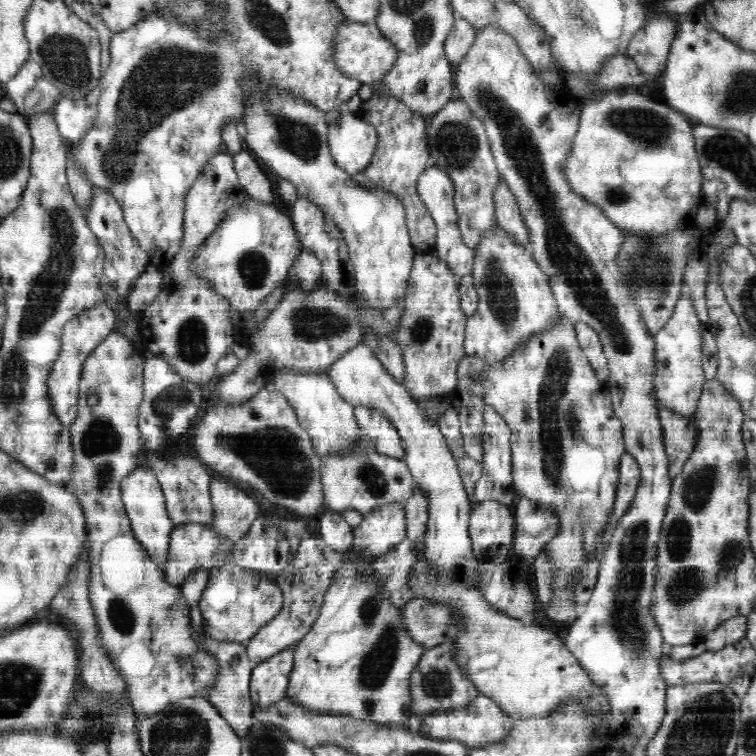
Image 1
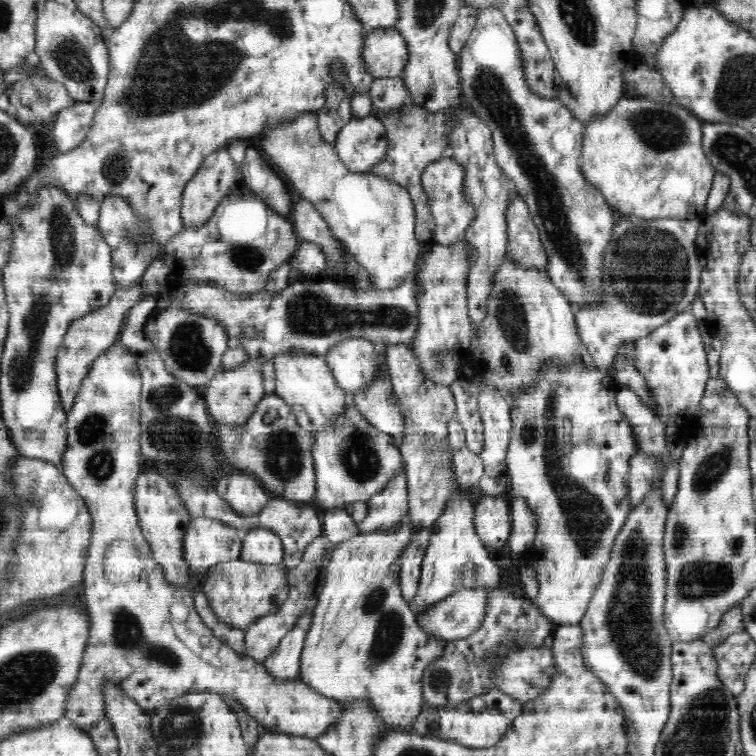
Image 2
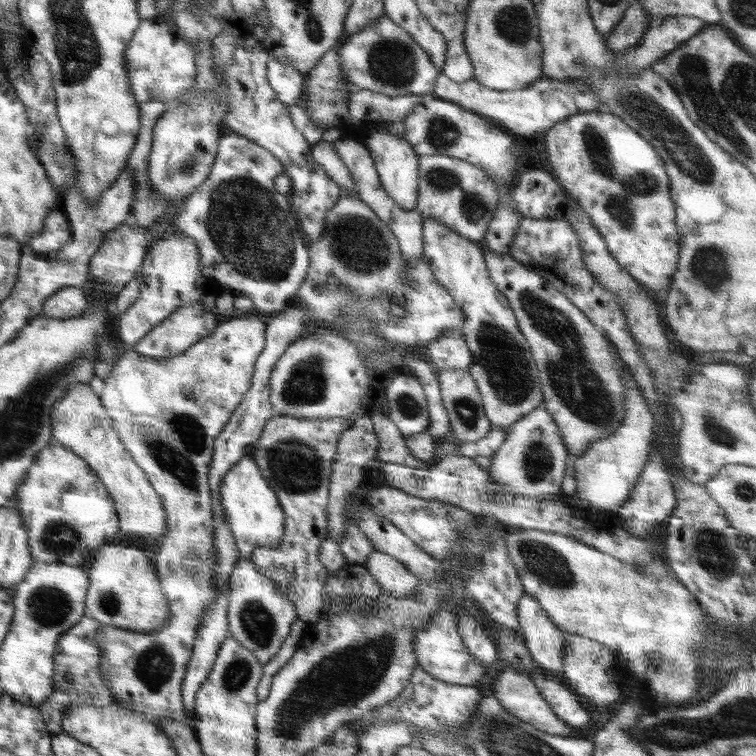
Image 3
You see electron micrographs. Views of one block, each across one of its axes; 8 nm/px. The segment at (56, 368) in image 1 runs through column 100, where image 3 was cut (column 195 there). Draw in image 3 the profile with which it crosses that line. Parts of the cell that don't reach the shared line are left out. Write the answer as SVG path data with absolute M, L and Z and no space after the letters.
M186 305L172 311L172 314L169 314L163 322L160 322L160 325L152 328L152 331L148 332L138 344L134 345L134 351L152 359L180 356L192 344L196 344L198 340L210 336L218 325L219 322L213 310L207 310L202 305Z

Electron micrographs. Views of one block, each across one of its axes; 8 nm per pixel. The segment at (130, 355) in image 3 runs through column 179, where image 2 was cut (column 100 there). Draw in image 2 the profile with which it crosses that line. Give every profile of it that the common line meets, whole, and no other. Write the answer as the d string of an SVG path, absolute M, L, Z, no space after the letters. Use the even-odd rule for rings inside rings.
M118 340L109 350L106 350L104 354L98 356L96 361L92 364L91 369L88 370L88 374L81 380L81 386L76 394L74 404L67 412L67 449L64 451L64 460L61 462L60 470L64 473L67 481L74 492L78 496L84 499L90 515L92 515L92 540L88 547L88 556L85 562L85 569L83 572L84 582L84 605L90 615L90 630L88 630L88 644L83 654L81 662L81 669L78 676L70 689L67 705L65 708L65 717L69 718L76 726L83 729L94 726L97 721L105 718L104 714L104 686L106 684L115 684L119 686L120 690L124 691L126 696L136 701L136 704L140 705L142 709L147 712L152 712L161 706L167 704L168 701L175 698L184 696L186 693L200 692L200 691L212 691L223 695L223 699L228 705L232 702L237 702L243 706L246 714L249 714L256 720L262 730L271 731L274 733L282 733L296 736L303 736L315 739L321 734L324 734L331 726L339 719L341 715L341 704L338 701L332 700L332 698L325 697L320 693L316 693L316 690L310 689L304 681L300 678L296 678L290 681L280 681L276 677L272 677L266 669L264 669L264 663L257 661L248 654L240 655L226 644L222 639L214 637L214 631L208 628L202 617L196 613L194 605L194 593L186 588L178 588L172 585L164 578L163 570L161 566L154 560L152 549L148 544L148 541L143 537L140 521L138 515L136 515L136 507L134 506L134 484L136 484L136 478L140 476L140 458L141 458L141 380L140 371L138 370L138 364L136 363L136 356L132 355L132 352L128 351L120 340ZM122 540L122 546L128 548L128 552L132 552L134 548L134 562L128 558L128 562L124 562L124 558L118 558L120 562L106 562L108 560L108 554L110 554L110 548L114 542Z

